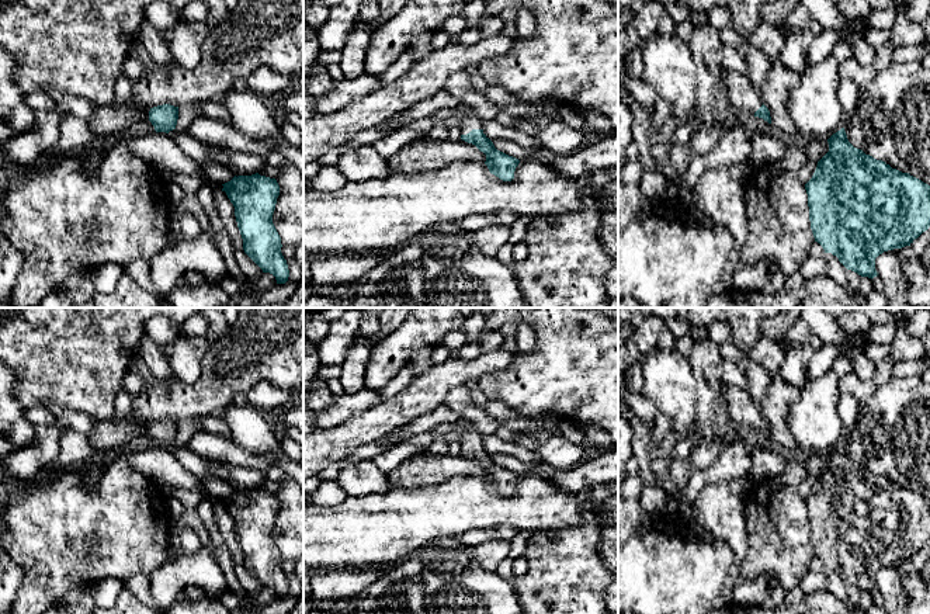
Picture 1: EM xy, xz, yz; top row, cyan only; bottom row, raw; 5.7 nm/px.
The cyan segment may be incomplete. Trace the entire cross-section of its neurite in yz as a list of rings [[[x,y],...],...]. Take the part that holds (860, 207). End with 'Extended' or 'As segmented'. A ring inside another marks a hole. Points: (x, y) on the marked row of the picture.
[[[844,128],[833,133],[827,143],[829,152],[818,162],[812,178],[805,184],[811,229],[825,253],[836,256],[847,270],[872,280],[878,275],[875,259],[879,254],[910,246],[930,228],[930,185],[854,148]]]. As segmented

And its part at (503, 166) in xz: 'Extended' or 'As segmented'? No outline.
Extended

